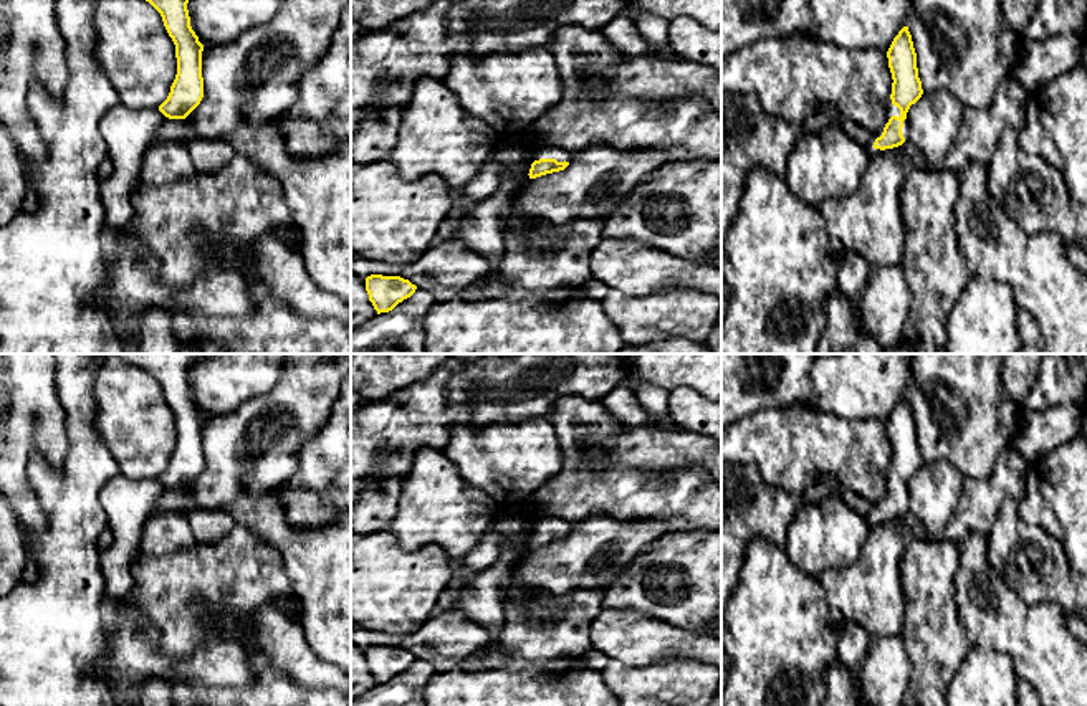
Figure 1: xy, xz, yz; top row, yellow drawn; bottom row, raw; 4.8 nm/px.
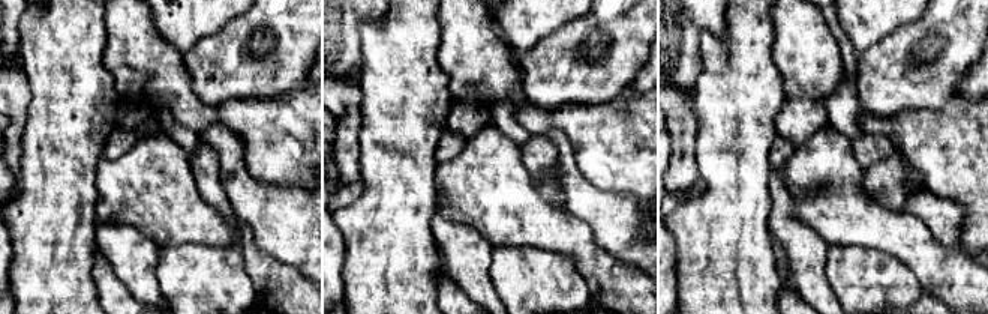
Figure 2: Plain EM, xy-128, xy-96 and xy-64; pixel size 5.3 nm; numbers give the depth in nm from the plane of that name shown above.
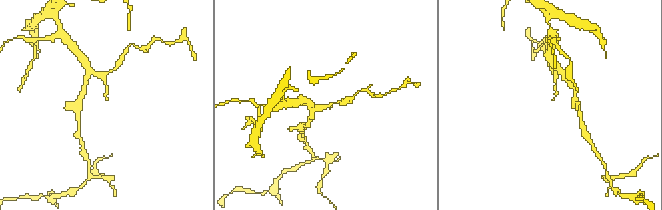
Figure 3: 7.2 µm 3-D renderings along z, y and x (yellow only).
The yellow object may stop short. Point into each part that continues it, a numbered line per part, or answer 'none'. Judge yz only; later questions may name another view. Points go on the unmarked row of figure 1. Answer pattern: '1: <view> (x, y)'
1: yz (872, 523)

